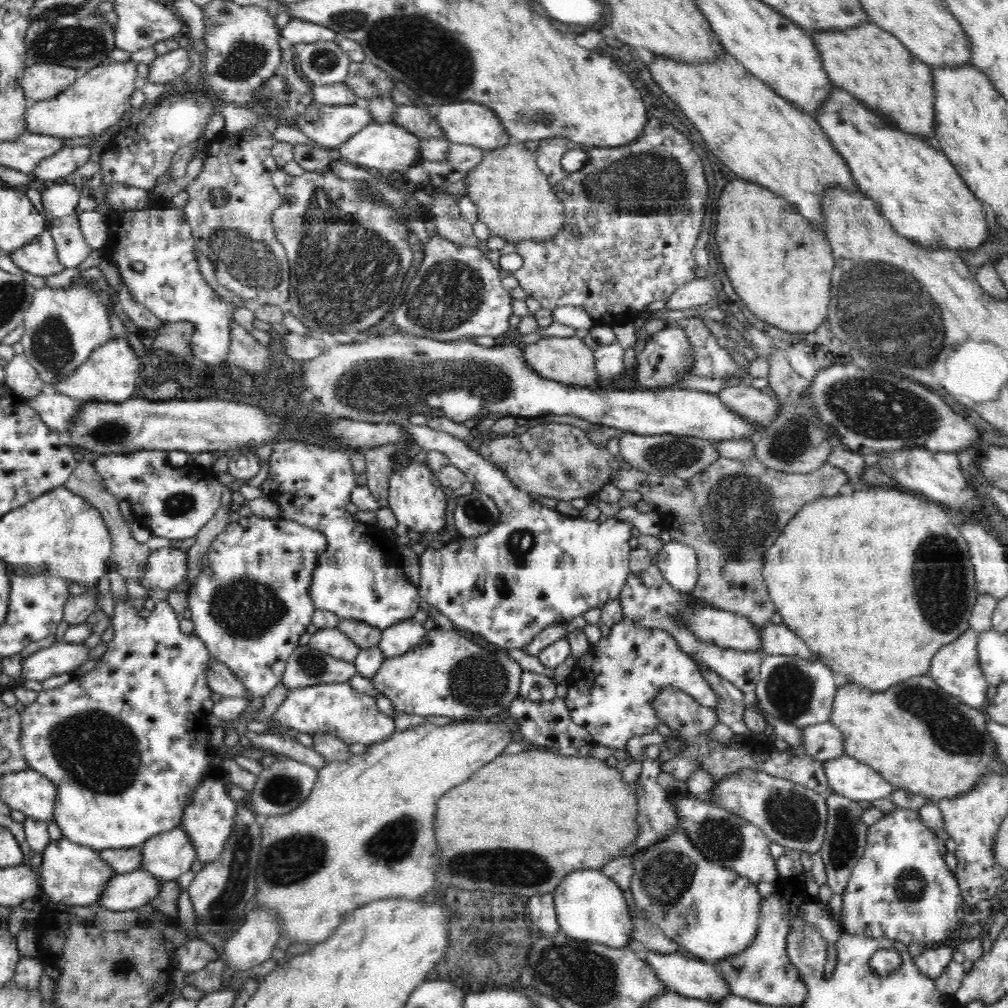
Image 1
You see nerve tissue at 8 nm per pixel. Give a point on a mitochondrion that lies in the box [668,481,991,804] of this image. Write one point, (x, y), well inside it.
(940, 581)

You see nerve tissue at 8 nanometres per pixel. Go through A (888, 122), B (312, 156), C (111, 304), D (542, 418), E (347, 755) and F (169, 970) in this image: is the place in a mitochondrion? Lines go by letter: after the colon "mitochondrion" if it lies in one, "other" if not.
A: other
B: other
C: other
D: other
E: other
F: other

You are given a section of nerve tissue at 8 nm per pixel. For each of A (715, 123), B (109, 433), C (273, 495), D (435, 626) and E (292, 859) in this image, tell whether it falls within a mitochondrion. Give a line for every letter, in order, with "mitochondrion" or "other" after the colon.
A: other
B: mitochondrion
C: other
D: other
E: mitochondrion

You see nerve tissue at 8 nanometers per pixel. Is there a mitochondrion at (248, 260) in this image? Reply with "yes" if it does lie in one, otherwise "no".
yes

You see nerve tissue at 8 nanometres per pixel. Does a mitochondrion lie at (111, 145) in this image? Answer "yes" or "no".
no

